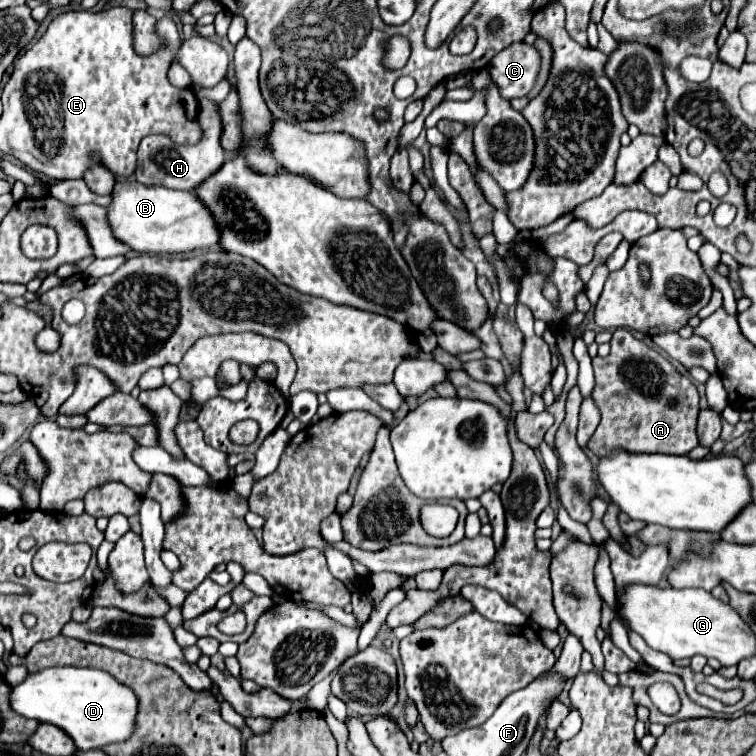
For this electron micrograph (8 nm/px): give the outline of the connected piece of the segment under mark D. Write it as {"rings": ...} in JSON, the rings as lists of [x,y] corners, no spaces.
{"rings":[[[52,667],[46,671],[38,671],[36,675],[28,675],[24,683],[12,687],[10,703],[16,713],[28,719],[38,719],[40,723],[52,723],[66,731],[80,751],[102,749],[110,743],[122,743],[132,737],[136,729],[136,715],[138,715],[138,699],[128,685],[120,685],[116,677],[108,675],[100,669],[78,669],[78,667]]]}

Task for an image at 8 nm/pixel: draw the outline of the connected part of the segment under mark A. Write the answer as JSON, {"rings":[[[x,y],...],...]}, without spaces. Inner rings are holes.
{"rings":[[[616,329],[610,341],[612,351],[608,357],[594,357],[594,371],[596,371],[596,387],[592,391],[592,399],[600,409],[602,421],[594,431],[588,449],[598,455],[610,455],[616,449],[624,449],[628,453],[672,453],[672,455],[686,455],[690,449],[698,445],[696,435],[696,417],[698,417],[698,389],[692,381],[680,375],[668,359],[664,359],[658,351],[650,349],[644,341],[638,341],[630,331]]]}

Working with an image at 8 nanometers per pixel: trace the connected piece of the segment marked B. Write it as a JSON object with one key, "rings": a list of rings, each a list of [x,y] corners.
{"rings":[[[136,181],[114,185],[114,201],[108,207],[112,233],[122,243],[128,243],[138,253],[176,255],[196,249],[214,247],[220,243],[220,227],[212,219],[212,211],[196,199],[194,193],[174,191],[166,187],[146,187]]]}

